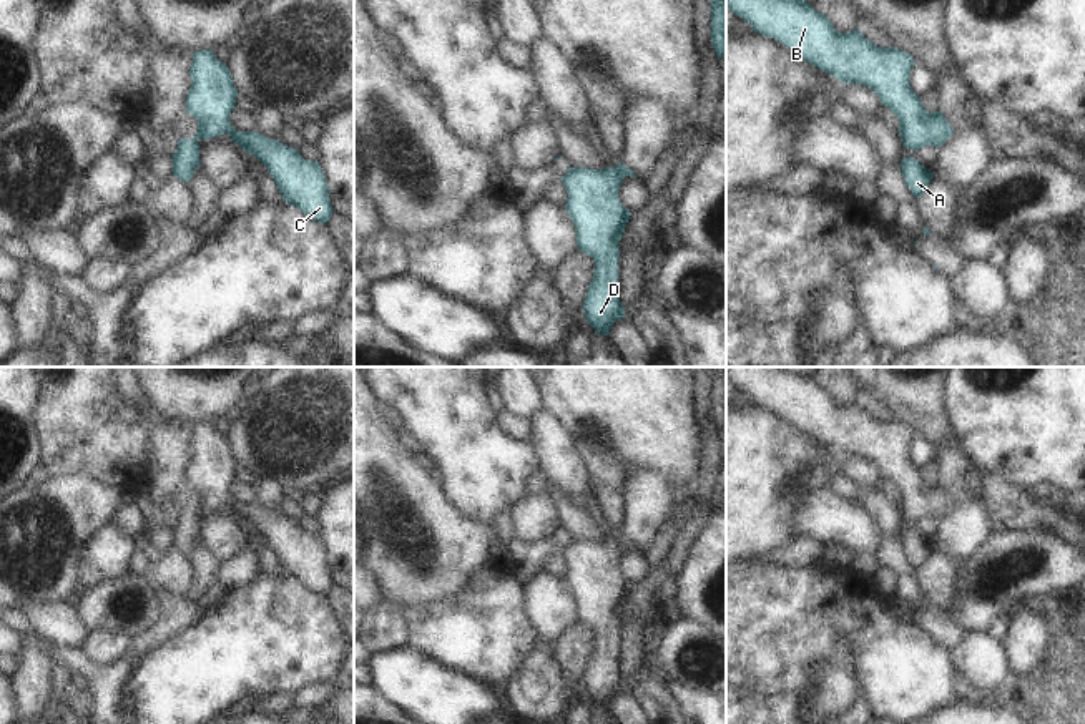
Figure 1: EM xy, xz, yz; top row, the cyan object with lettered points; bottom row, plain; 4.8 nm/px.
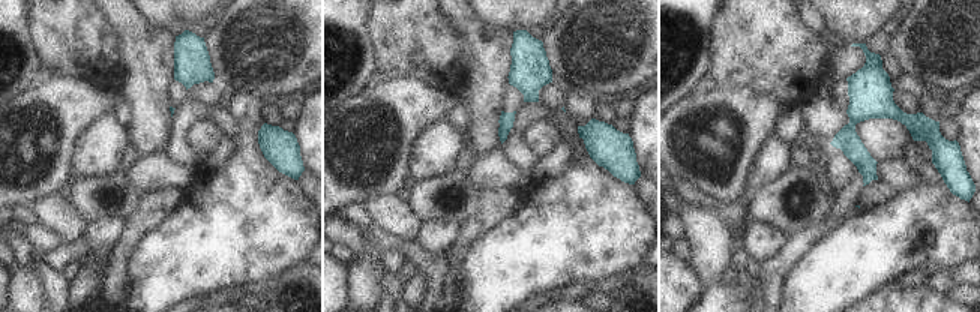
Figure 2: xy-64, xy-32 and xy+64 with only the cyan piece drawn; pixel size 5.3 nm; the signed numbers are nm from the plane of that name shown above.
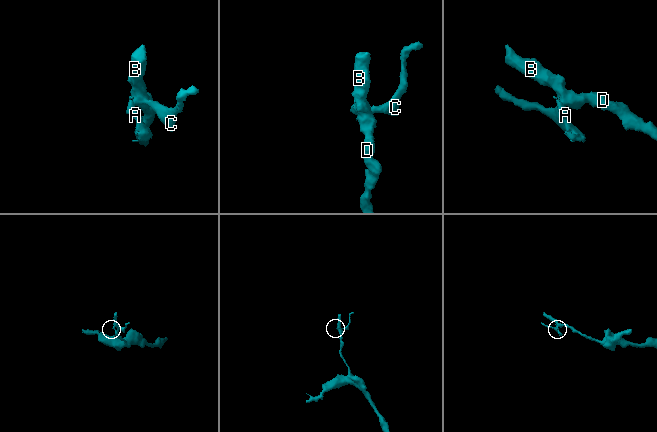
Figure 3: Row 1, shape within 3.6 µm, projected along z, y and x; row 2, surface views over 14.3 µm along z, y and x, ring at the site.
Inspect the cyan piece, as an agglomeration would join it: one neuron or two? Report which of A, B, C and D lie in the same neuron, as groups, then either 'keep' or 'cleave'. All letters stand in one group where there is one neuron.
groups A / B C D; cleave

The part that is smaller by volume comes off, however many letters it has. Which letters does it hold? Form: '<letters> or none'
A

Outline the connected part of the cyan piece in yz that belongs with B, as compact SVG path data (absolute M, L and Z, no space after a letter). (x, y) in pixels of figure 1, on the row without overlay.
M726 367L726 379L754 404L781 413L804 433L844 453L859 455L871 460L899 490L899 506L904 520L921 521L927 516L940 520L954 505L940 483L927 485L921 468L912 463L909 455L914 430L896 418L881 420L867 412L857 400L847 405L836 404L831 392L816 384L809 374L796 367Z

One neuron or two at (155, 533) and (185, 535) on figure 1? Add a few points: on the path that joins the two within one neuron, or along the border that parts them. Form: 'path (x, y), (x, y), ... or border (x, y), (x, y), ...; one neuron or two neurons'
border (171, 528), (171, 543), (175, 547); two neurons

